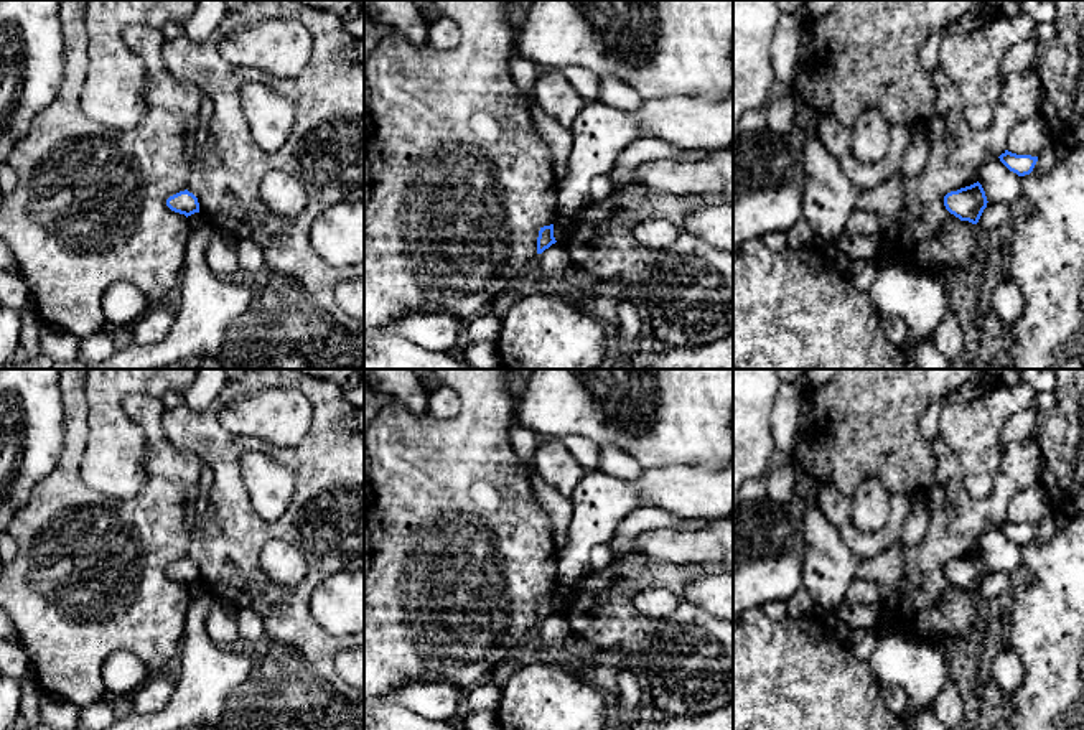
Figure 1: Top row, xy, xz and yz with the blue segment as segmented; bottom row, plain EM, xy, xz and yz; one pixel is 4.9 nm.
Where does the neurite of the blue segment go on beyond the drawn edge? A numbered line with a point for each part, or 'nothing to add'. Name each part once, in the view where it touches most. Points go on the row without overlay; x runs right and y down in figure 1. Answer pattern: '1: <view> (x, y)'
nothing to add

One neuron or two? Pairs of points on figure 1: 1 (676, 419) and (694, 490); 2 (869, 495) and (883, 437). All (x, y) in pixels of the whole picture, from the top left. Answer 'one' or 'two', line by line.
1: two
2: two

